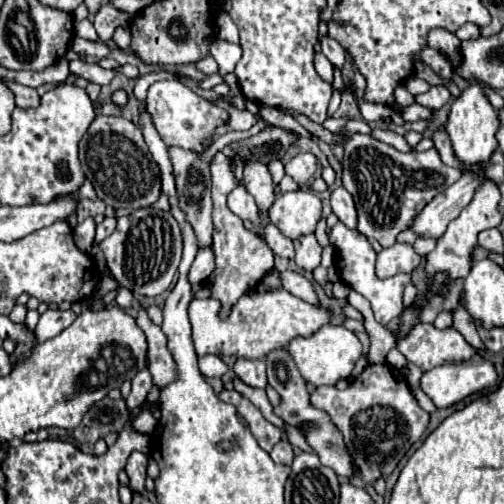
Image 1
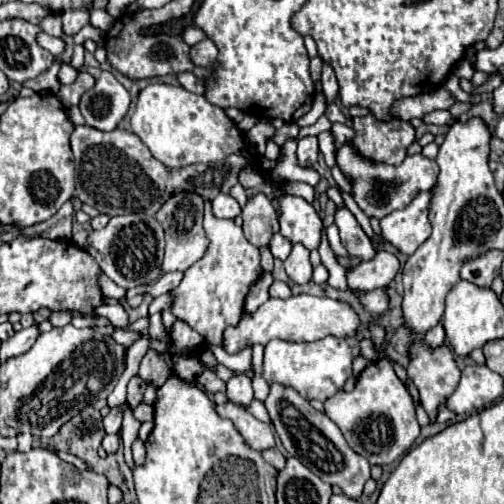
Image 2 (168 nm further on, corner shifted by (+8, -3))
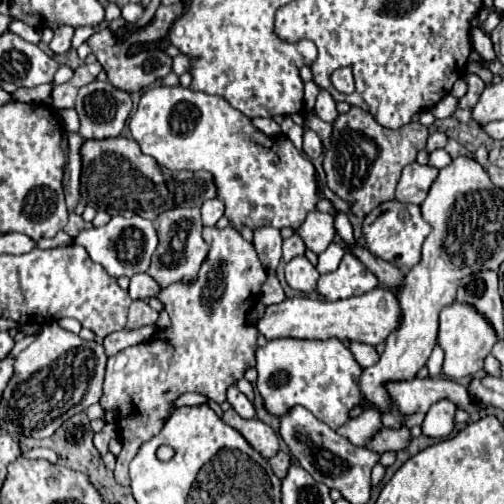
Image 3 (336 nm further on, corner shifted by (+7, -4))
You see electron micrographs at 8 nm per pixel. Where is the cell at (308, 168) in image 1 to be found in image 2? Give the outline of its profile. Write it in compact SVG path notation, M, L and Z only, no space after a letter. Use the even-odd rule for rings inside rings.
M308 136L308 138L302 138L298 142L296 158L298 158L298 166L312 168L312 164L318 158L318 140L316 140L316 136Z

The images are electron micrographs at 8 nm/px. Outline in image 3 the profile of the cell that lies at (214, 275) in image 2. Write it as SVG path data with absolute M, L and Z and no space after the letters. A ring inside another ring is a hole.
M205 227L203 239L211 245L207 261L201 265L197 283L173 283L173 287L167 287L157 297L161 303L165 303L165 309L169 313L171 325L159 333L155 333L149 341L131 345L117 355L107 359L105 367L105 383L103 383L103 397L99 405L105 411L117 413L117 427L119 427L119 441L121 441L121 453L117 455L115 465L115 481L123 487L129 485L129 461L137 453L137 447L145 441L149 441L153 435L157 435L165 421L175 411L175 399L183 393L201 393L209 397L215 403L225 401L225 391L229 385L235 385L249 367L255 367L255 349L257 349L257 327L253 327L247 321L247 315L259 301L261 285L267 279L267 271L257 259L257 253L249 241L241 237L239 231L233 231L233 227L217 229L217 227Z

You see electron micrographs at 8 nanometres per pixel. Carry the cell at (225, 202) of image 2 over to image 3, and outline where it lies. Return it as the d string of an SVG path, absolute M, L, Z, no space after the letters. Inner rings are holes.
M209 199L201 205L201 217L203 217L203 225L205 227L213 227L221 217L223 217L225 205L219 199Z

